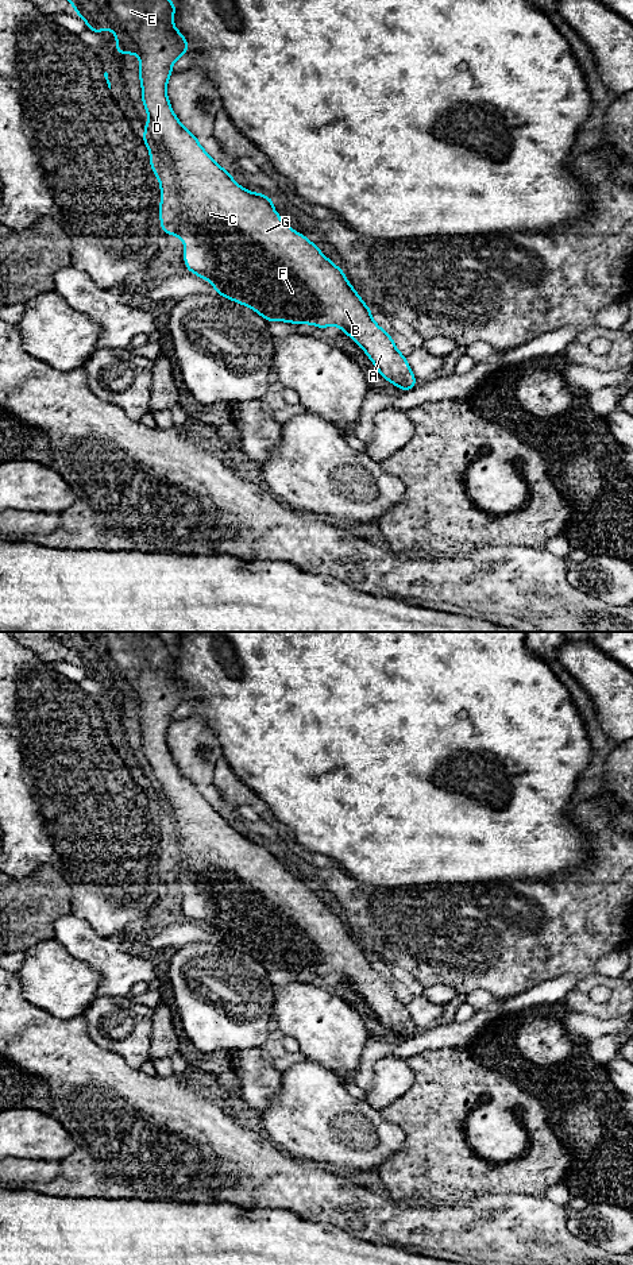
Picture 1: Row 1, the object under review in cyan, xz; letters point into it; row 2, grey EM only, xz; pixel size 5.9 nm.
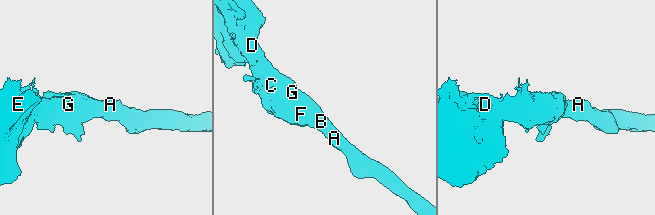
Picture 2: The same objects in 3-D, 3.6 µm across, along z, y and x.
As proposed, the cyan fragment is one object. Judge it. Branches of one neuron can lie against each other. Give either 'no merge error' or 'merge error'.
no merge error

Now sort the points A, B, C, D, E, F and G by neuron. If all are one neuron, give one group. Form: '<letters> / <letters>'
A B C D E F G

